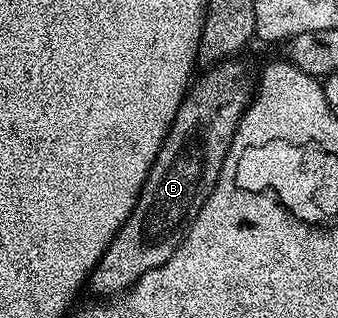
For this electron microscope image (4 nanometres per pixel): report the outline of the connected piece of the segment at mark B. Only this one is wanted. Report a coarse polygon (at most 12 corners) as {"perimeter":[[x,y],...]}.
{"perimeter":[[238,60],[188,88],[89,278],[125,292],[177,251],[253,100]]}

